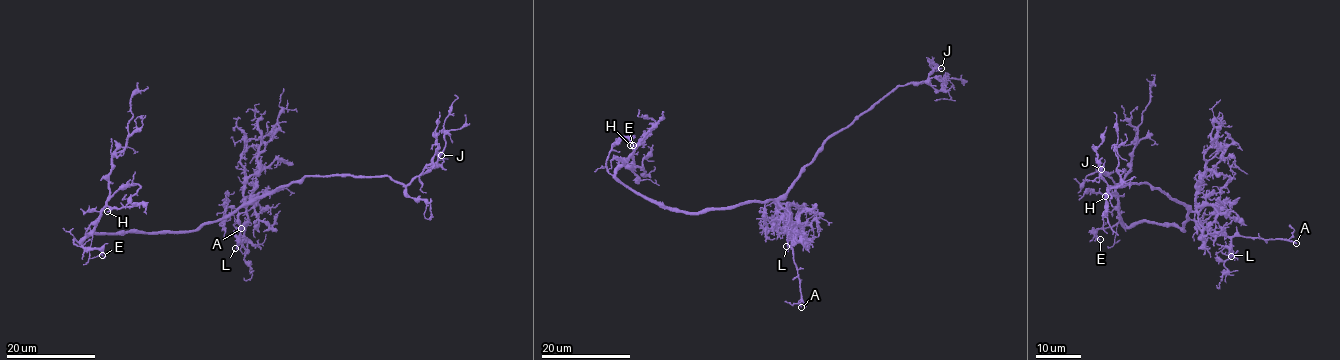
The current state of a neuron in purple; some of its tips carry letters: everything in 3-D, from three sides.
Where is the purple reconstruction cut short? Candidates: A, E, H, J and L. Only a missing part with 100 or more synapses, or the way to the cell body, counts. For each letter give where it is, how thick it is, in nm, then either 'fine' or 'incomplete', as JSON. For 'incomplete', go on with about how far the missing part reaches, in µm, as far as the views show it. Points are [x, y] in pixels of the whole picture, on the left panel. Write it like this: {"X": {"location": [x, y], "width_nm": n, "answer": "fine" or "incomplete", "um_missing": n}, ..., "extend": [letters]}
{"A": {"location": [241, 228], "width_nm": 110, "answer": "incomplete", "um_missing": 80}, "E": {"location": [102, 255], "width_nm": 160, "answer": "fine"}, "H": {"location": [107, 211], "width_nm": 120, "answer": "fine"}, "J": {"location": [441, 155], "width_nm": 130, "answer": "fine"}, "L": {"location": [235, 248], "width_nm": 170, "answer": "fine"}, "extend": ["A"]}

